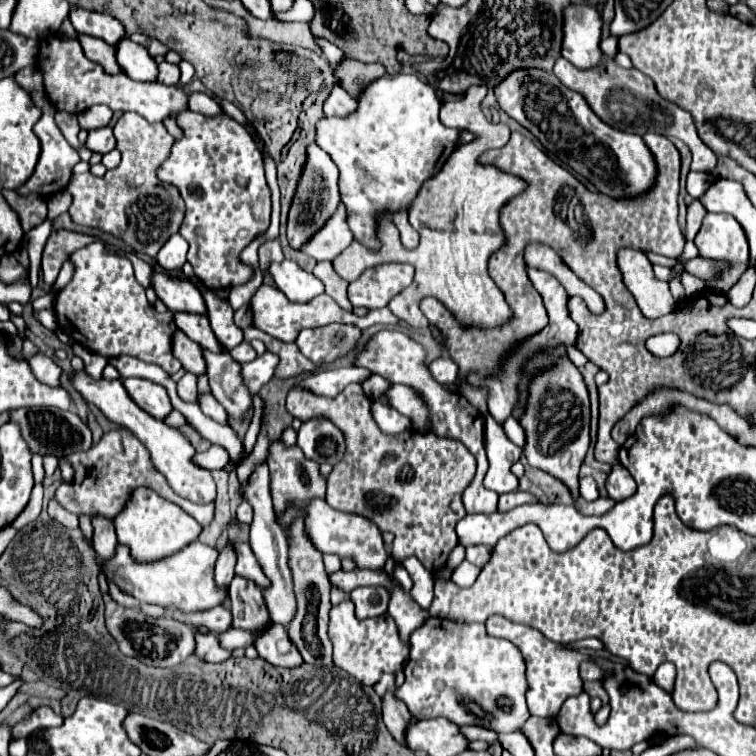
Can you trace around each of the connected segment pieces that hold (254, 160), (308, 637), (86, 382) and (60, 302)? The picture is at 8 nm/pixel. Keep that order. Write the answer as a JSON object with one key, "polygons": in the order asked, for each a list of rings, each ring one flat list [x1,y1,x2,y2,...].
{"polygons":[[[184,109,182,115,178,115,178,127,182,129,182,137,174,141,168,159,158,167,156,175,162,185,168,185,168,181,172,181,186,203,180,235,190,243,188,263,194,267,196,277,212,291,232,289,252,277,252,269,240,263,238,255,258,233,266,231,270,225,270,189,264,177,264,161,250,133,226,113,208,117]],[[302,519,294,521,294,539,288,539,290,543,290,569,294,573,294,593,298,599,298,615,294,617,294,623,288,627,288,635,292,643,298,647,304,663,320,665,320,667,332,667,332,643,328,639,328,611,330,605,330,579,324,571,322,555,320,551,314,551,310,543,306,543,306,535,302,535]],[[74,371,70,375,70,383,74,385,74,389,84,397,86,403,92,403,96,405,110,421,118,423,120,427,126,427,130,429,138,439,140,443,144,443,144,447,150,451,152,455,152,463,154,467,168,479,170,487,184,499,190,499,194,503,212,503,216,499,216,485,214,485,214,479,210,475,210,471,202,471,200,467,194,467,192,463,192,457,194,457,194,447,186,441,186,437,178,431,178,429,172,429,168,427,164,421,158,421,154,419,152,415,144,413,128,395,126,395,126,389,122,387,122,381,120,379,114,379,114,381,106,381,106,379,92,379,88,373,84,371]],[[94,241,70,255,74,265,72,281,58,291,54,301,54,315,58,327,84,345,88,351,104,357,132,355,146,363,160,365,166,373,174,375,182,365,172,357,170,335,174,331,172,313,158,313,146,301,146,289,136,281,132,263,124,255,106,249,102,241]]]}

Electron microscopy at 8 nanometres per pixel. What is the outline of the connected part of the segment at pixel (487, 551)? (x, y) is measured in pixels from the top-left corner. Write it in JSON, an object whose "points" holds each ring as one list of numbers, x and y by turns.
{"points":[[468,547,466,549,466,561,470,561,472,565,476,565,480,569,486,565,490,555,492,555,490,547]]}

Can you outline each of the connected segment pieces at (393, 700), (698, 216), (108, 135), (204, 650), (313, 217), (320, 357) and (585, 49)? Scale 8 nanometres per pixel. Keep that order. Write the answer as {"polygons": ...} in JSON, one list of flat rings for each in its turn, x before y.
{"polygons":[[[386,691,382,697,382,719,392,737,402,743,402,735,406,731,406,723,412,721,412,715,402,699,394,695,394,691]],[[697,199,693,200,688,206,686,215,686,229,684,229,684,239,686,241,692,241,702,225,702,219,706,215,706,210,703,205]],[[104,127,104,129,94,129,88,133,88,139,84,143,92,153,100,153,106,155,108,151,112,151,116,147,116,139,112,133,112,127]],[[196,633,194,655,206,663,222,663,230,657,230,651,218,647,218,637,214,633]],[[316,143,306,147,306,163,302,167,302,175,298,179,298,187,290,205,288,213,288,243,292,249,302,249,316,231,320,231,326,221,334,215,340,203,340,189,338,189,338,167,330,159,326,151,322,151]],[[344,325,304,329,296,345,316,367,322,367,324,363,332,363,334,359,354,349,360,335,362,331,358,331,358,327,344,327]],[[570,3,564,9,562,57,578,69,596,67,602,63,600,27,602,15,598,11,598,5]]]}

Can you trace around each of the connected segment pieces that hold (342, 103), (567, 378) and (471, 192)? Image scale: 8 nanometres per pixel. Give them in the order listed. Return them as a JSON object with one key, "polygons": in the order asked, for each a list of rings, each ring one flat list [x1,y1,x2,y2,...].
{"polygons":[[[334,85,324,101,324,115,348,115,356,105,354,97,350,97,340,85]],[[562,353,555,364,546,367,537,377,532,377,528,405,518,423,526,433,526,447,522,447,522,451,528,463,558,477,576,499,578,471,590,445,590,401,584,379,566,353]],[[472,85,462,99,442,103,440,121,446,127,468,129,476,133,478,139,454,149,442,171,420,187,408,211,408,221,420,236,412,263,415,276,409,287,394,295,388,309,412,327,424,325,424,315,418,311,418,303,426,295,432,295,450,307,466,327,476,325,490,329,510,319,510,305,488,275,488,255,502,245,498,211,508,199,524,191,524,183,500,169,478,165,482,151,502,147,510,139,510,129,506,125,492,125,484,117,480,109,480,93,482,85]]]}

